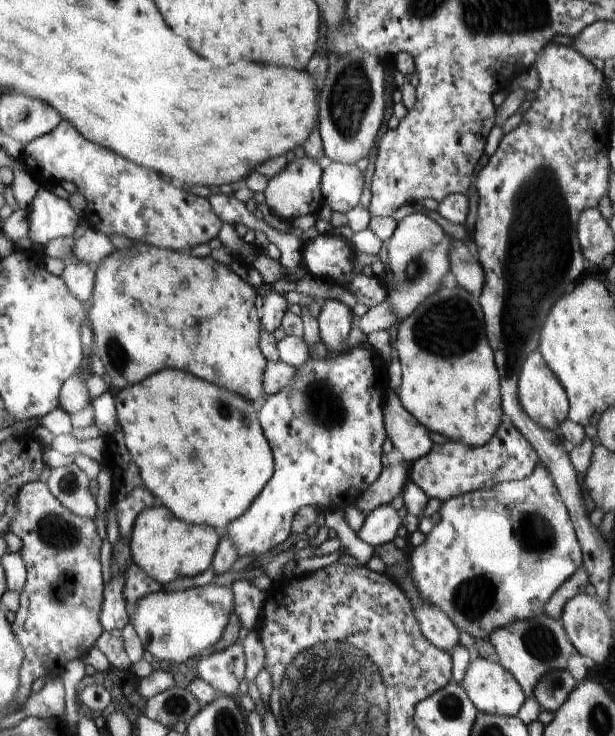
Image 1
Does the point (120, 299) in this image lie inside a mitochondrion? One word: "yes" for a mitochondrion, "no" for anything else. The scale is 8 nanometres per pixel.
no

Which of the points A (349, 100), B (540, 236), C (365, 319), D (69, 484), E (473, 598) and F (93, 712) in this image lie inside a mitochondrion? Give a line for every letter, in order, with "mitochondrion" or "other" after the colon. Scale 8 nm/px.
A: mitochondrion
B: mitochondrion
C: other
D: mitochondrion
E: mitochondrion
F: other

